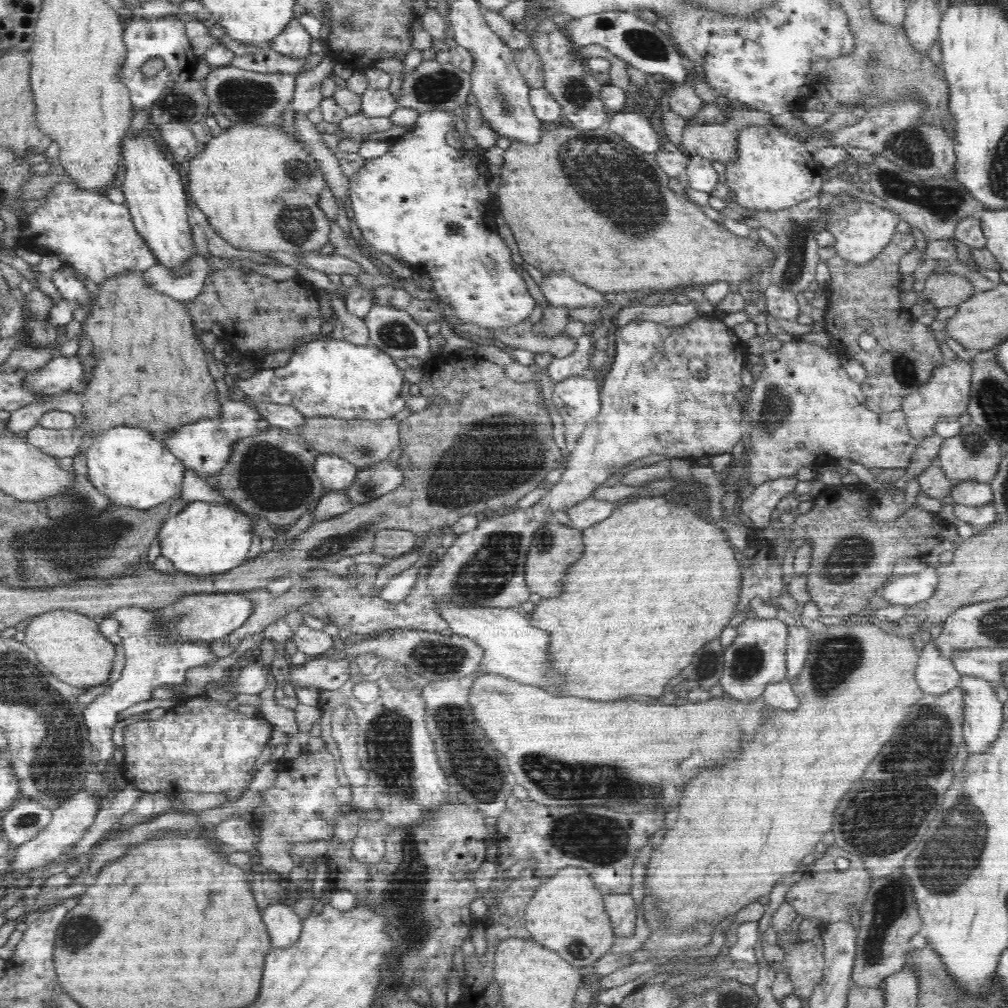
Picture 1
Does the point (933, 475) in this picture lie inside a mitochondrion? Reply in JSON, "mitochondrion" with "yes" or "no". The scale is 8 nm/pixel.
{"mitochondrion":"no"}

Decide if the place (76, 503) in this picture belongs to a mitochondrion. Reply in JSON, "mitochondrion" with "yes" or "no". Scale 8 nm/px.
{"mitochondrion":"yes"}

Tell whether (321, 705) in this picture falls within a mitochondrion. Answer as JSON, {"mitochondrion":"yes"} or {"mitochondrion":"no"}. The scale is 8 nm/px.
{"mitochondrion":"no"}

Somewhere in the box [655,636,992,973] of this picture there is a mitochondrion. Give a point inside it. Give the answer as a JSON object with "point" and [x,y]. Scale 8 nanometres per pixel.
{"point":[884,818]}

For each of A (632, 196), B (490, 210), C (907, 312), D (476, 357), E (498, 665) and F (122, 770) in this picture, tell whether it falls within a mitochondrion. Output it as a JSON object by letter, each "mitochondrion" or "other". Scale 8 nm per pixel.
{"A":"mitochondrion","B":"other","C":"other","D":"other","E":"other","F":"other"}

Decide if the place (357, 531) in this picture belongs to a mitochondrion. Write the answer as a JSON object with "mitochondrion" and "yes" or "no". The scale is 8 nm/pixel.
{"mitochondrion":"yes"}

